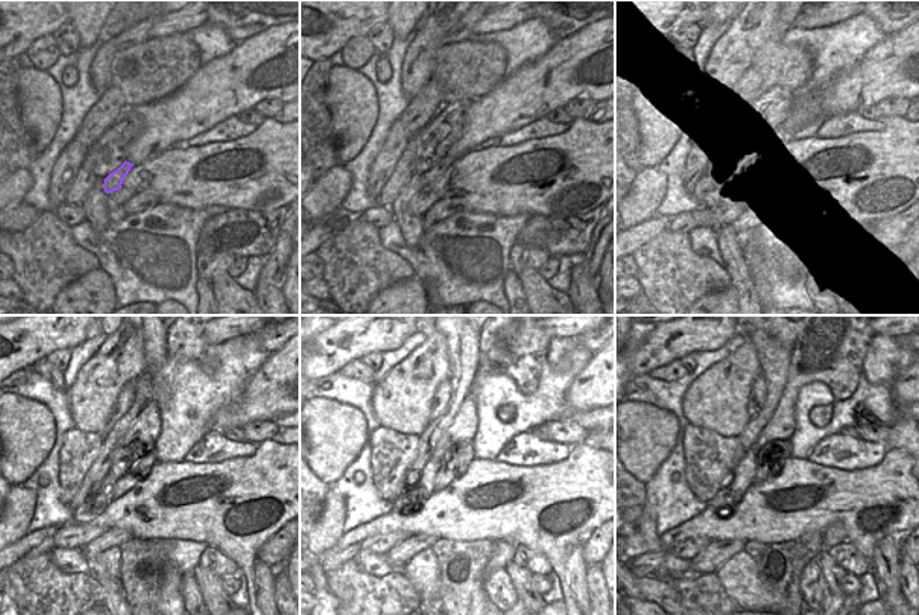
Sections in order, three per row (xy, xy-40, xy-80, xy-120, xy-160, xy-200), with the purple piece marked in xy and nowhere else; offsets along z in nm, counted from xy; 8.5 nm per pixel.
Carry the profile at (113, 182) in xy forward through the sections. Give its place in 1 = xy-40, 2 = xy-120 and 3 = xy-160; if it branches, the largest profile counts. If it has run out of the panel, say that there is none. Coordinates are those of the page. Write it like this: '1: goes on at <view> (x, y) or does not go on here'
1: goes on at xy-40 (429, 178)
2: goes on at xy-120 (130, 479)
3: goes on at xy-160 (456, 459)

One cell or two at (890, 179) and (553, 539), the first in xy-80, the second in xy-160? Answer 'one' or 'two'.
one

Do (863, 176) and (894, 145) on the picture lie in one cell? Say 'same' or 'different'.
same

